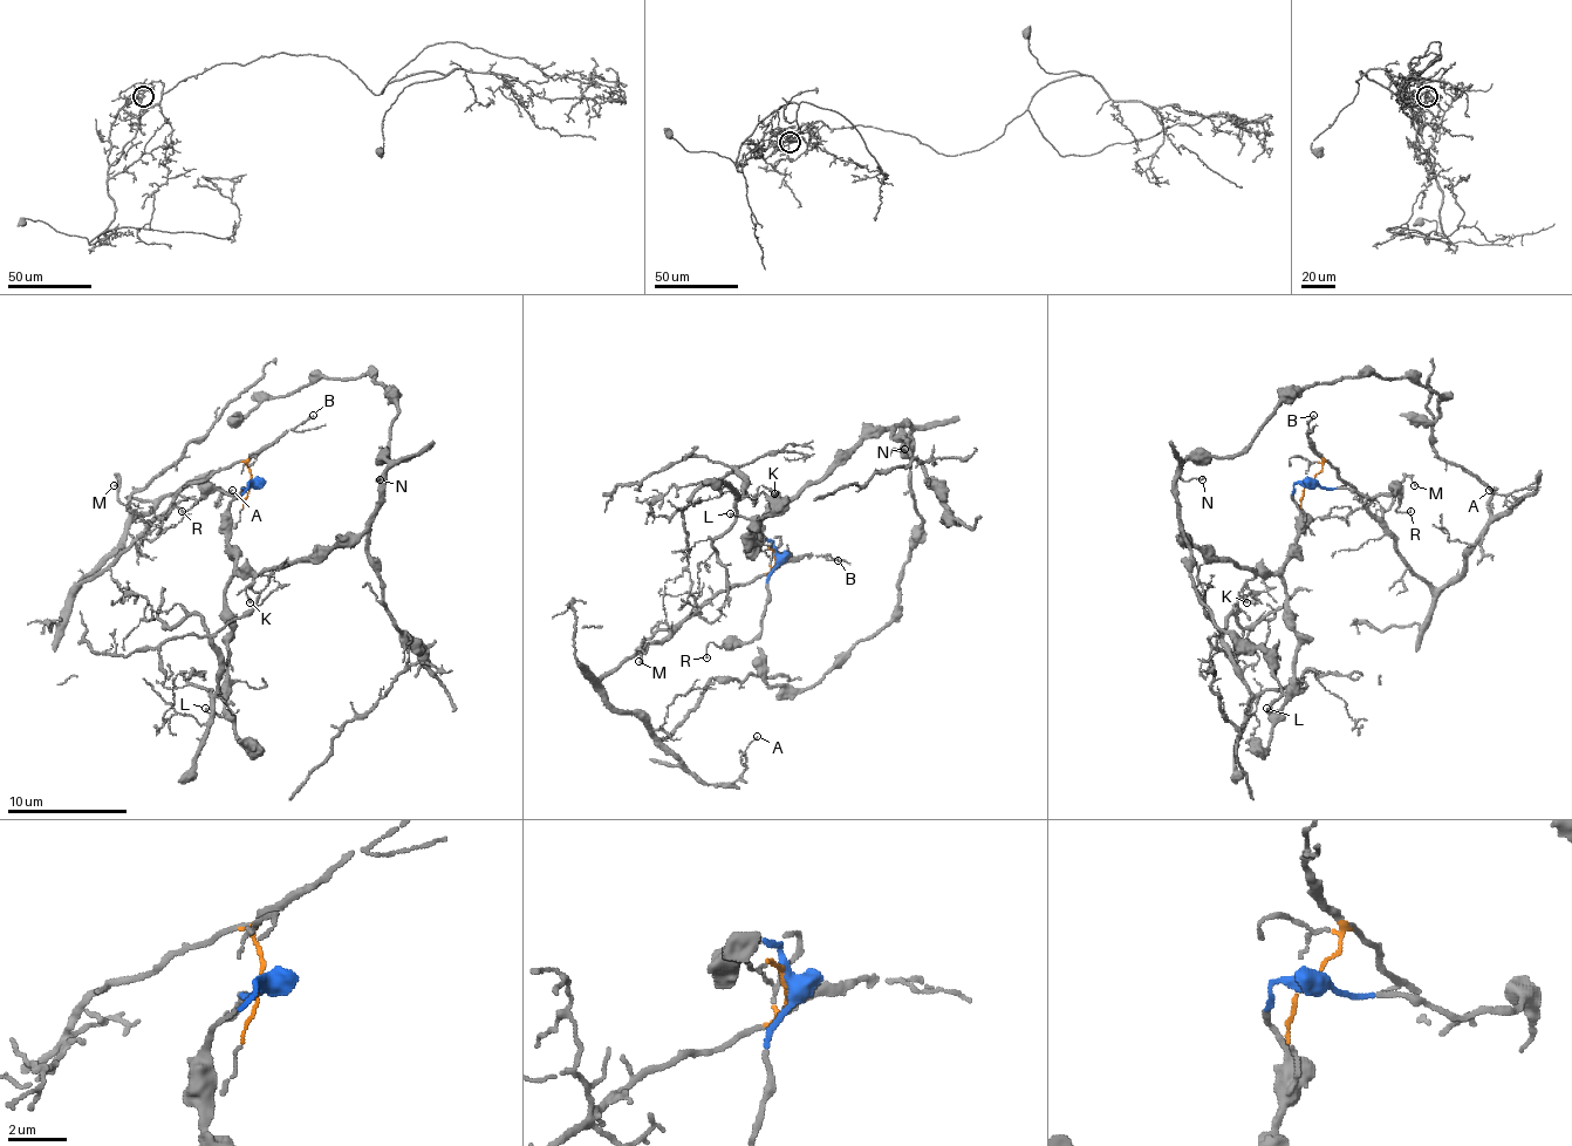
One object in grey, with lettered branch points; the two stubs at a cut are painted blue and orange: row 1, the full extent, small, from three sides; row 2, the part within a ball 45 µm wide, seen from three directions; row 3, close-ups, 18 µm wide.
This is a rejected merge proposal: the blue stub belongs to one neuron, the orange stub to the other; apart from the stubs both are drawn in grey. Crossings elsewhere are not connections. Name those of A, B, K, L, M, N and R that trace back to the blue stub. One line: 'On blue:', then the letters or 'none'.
On blue: K, L, N, R

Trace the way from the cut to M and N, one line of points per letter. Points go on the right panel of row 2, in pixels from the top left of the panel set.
M: (1311, 483), (1328, 462), (1382, 522), (1382, 513), (1394, 489), (1406, 477), (1415, 486)
N: (1311, 483), (1292, 486), (1292, 554), (1272, 573), (1257, 573), (1212, 560), (1182, 531), (1176, 483), (1203, 481)

